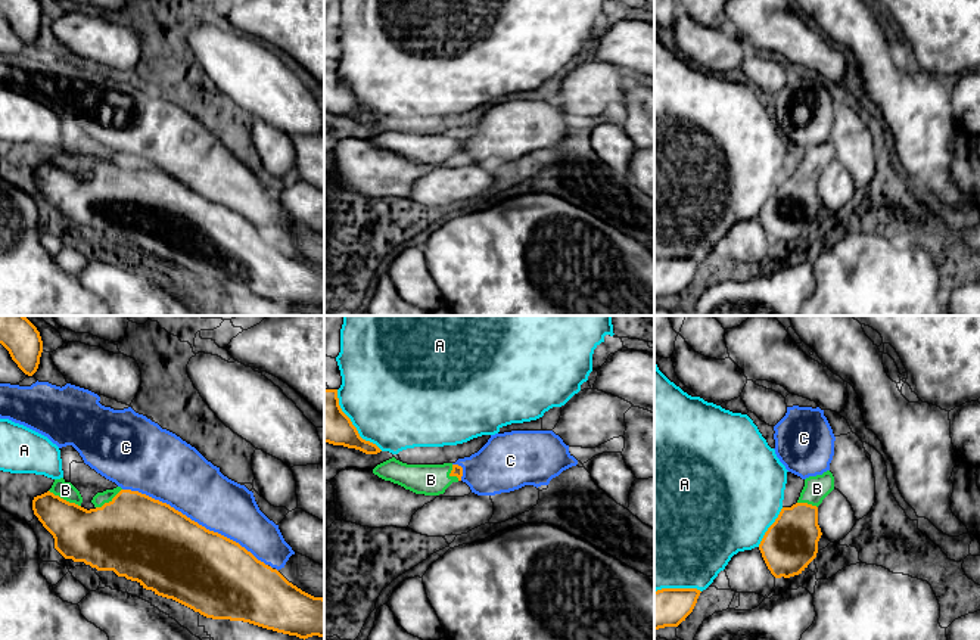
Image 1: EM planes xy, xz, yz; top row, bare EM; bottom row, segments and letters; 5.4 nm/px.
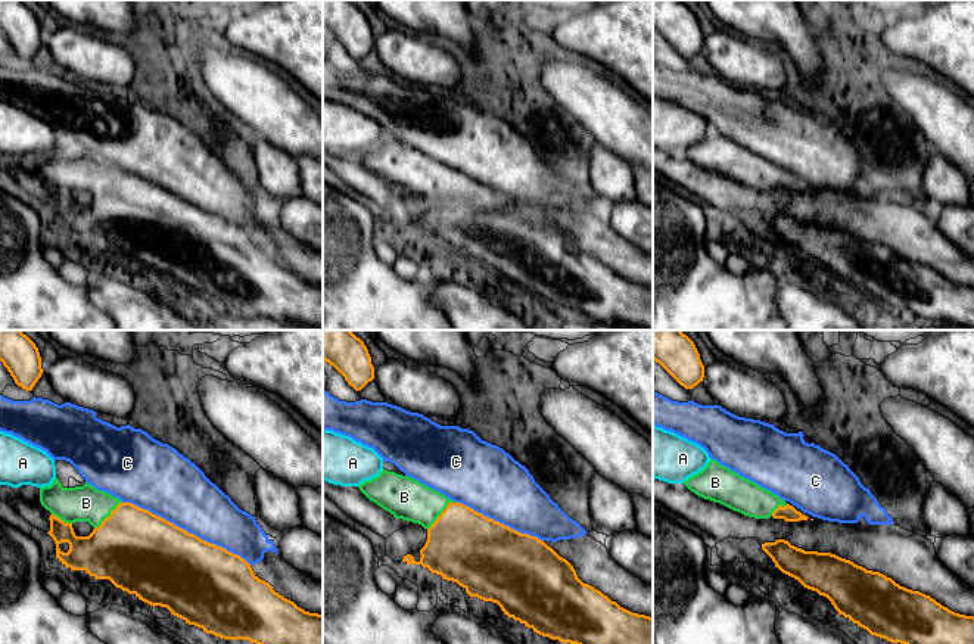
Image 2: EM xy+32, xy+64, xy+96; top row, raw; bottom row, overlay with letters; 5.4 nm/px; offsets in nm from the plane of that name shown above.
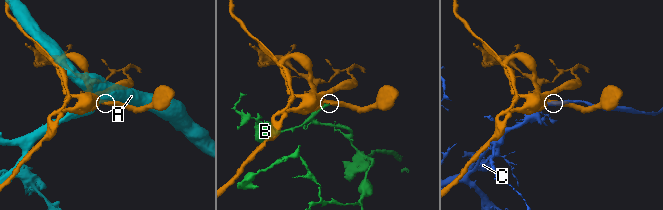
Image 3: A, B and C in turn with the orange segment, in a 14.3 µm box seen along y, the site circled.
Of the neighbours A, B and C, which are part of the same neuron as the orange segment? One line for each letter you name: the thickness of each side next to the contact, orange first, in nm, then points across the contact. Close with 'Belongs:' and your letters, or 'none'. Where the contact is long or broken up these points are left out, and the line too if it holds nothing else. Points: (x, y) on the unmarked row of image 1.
B: calibres 300 and 100 nm; way xy (95, 205), (65, 170), (65, 160)
Belongs: B

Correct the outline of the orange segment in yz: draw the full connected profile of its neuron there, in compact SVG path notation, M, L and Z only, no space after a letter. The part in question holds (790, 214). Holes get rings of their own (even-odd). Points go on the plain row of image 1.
M830 140L805 149L796 174L783 177L765 202L759 220L775 248L802 243L816 227L822 205L818 195L818 175L834 159Z

